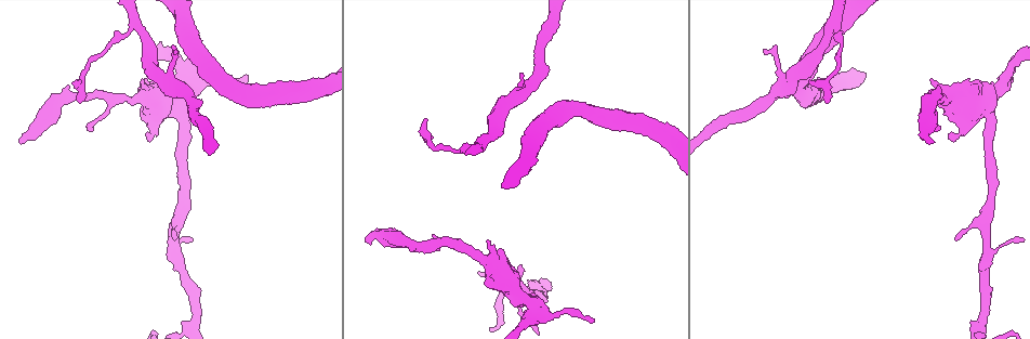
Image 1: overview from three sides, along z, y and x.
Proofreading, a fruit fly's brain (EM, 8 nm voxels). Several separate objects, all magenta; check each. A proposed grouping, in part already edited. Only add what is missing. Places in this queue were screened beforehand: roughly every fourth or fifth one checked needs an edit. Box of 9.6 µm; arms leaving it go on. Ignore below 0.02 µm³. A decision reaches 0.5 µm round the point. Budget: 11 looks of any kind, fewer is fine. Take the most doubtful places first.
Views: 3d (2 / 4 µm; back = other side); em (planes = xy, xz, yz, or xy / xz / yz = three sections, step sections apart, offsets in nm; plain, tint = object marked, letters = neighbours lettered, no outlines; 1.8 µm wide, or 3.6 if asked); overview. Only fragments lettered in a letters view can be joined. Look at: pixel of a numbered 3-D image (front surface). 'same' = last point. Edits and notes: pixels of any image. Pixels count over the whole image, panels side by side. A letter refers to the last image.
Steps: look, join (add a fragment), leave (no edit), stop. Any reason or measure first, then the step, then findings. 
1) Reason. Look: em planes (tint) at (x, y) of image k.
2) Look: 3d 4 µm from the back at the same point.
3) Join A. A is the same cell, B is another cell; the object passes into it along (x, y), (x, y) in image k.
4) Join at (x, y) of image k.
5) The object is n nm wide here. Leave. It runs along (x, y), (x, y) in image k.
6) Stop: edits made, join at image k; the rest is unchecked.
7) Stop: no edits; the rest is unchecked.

An open end. Look: 3d 4 µm at (175, 49) of image 1.

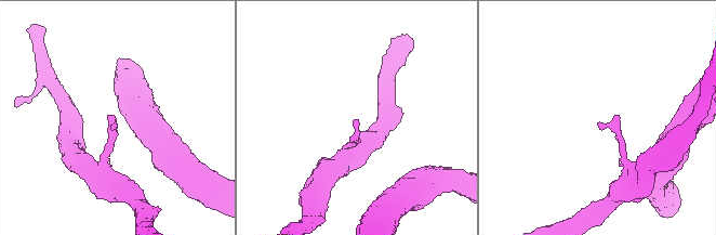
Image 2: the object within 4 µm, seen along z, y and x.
Need the tissue. Look: em xz step 16 (tint) at (356, 121) of image 2.

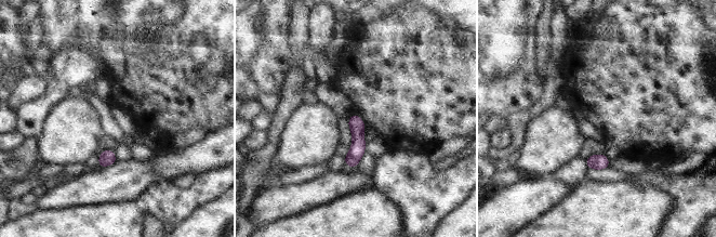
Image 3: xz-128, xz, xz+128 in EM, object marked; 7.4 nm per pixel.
Look: em planes (letters) at the same point.

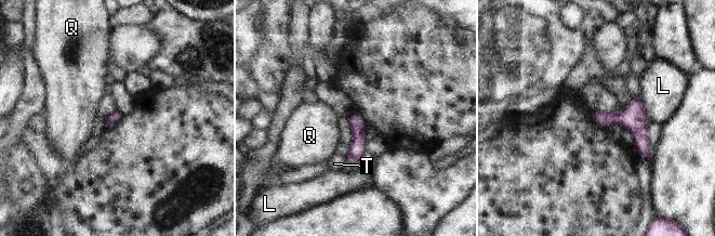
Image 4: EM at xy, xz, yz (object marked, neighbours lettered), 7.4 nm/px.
Leave. L, Q and T are other cells; a border runs along (343, 157), (346, 164) in image 4; none of them fits.

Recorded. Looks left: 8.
An open end. Look: em planes (letters) at (24, 143) of image 1.

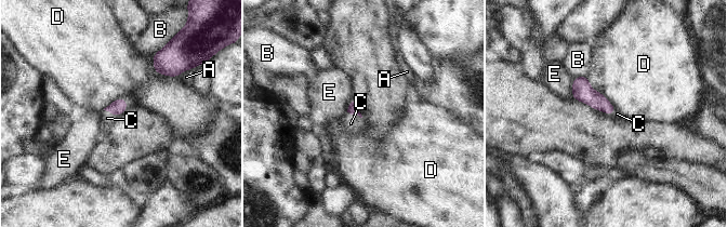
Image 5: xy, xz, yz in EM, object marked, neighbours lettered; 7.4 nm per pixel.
Join C. C is the same cell, A, B, D and E are other cells; the object passes into it along (353, 106), (355, 114), (351, 123) in image 5; it goes on there.

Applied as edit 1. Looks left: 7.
Look: overview.

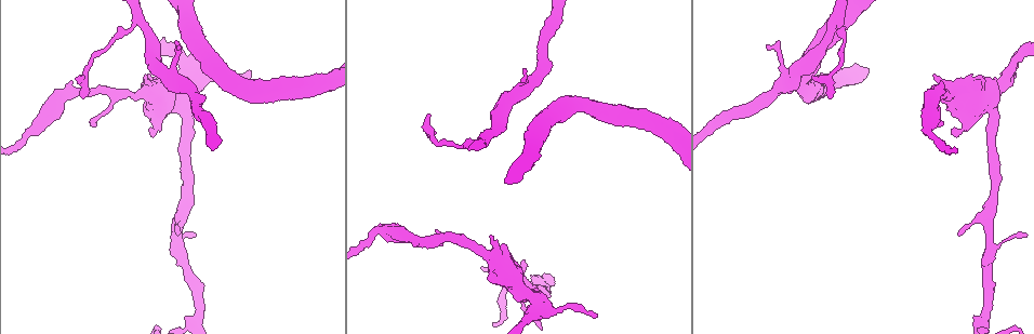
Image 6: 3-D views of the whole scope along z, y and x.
An open end. Look: em yz step 16 (letters) at (952, 131) of image 6.

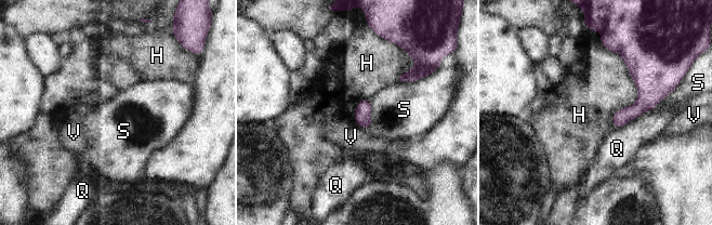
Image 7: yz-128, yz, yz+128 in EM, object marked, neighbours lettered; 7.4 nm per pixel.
Another direction. Look: em planes (letters) at the same point.

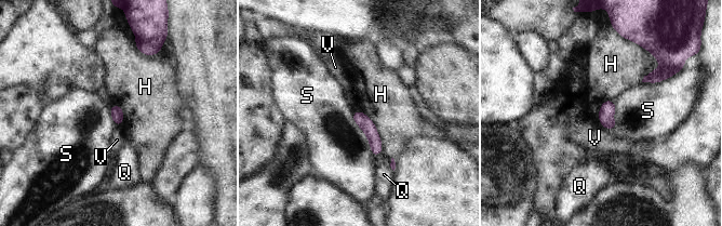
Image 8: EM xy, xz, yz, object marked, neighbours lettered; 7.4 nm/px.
Leave. H, Q, S and V are other cells; a border runs along (353, 110), (373, 122), (383, 151) in image 8; no lettered fragment goes on from it.

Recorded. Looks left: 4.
An open end. Look: 3d 4 µm at (177, 235) of image 6.

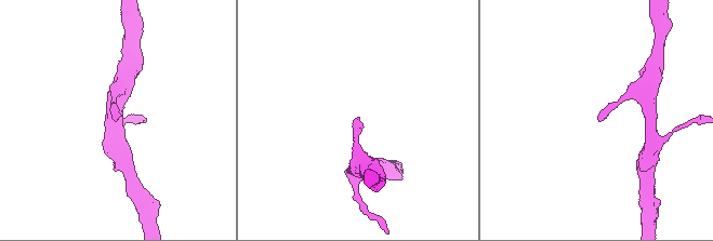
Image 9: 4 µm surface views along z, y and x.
Need the tissue. Look: em xy step 8 (tint) at (599, 120) of image 9.

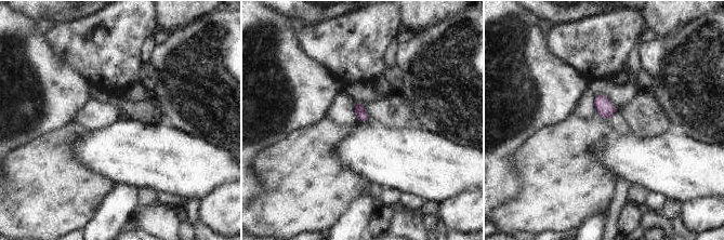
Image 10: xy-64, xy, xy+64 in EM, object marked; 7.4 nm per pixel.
Cut it another way. Look: em planes (letters) at the same point.

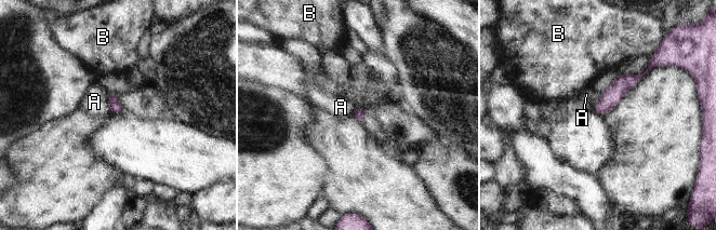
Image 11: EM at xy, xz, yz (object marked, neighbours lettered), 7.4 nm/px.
Leave. A and B are other cells; a border runs along (107, 92), (107, 105), (111, 112) in image 11; none of them fits.

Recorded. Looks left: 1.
Stop: edits made, join at image 5; the rest is unchecked.

